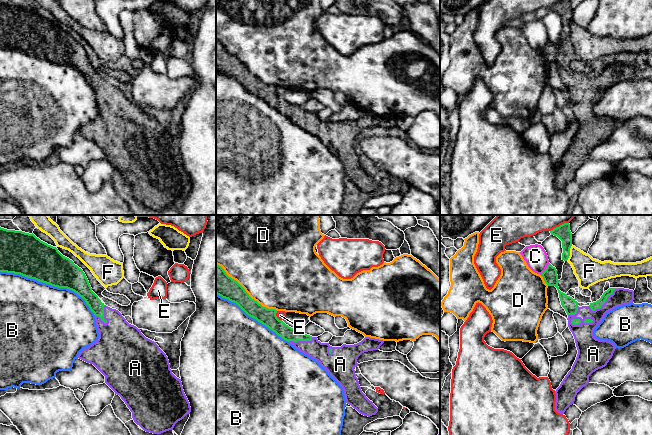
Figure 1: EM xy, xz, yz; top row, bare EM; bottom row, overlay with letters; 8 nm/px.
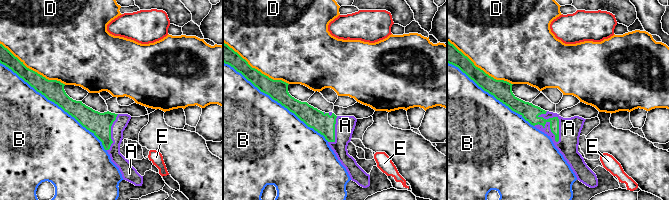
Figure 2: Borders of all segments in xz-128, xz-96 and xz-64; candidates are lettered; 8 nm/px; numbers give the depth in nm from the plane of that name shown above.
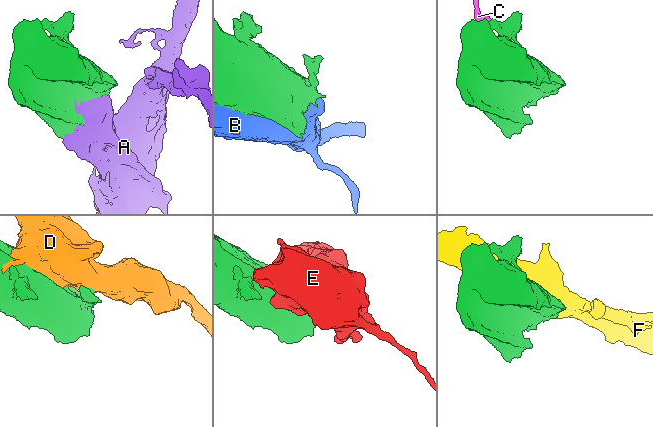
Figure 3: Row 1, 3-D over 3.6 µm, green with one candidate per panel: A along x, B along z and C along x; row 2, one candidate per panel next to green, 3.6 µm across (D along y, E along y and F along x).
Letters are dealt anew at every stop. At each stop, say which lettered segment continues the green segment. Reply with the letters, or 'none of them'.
A

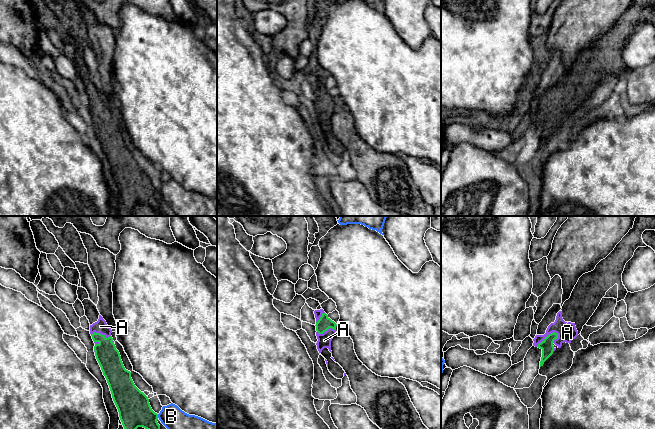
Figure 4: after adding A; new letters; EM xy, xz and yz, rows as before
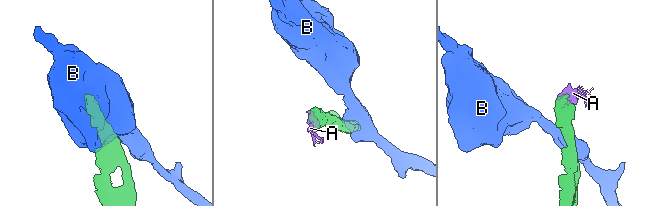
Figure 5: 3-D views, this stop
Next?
A

